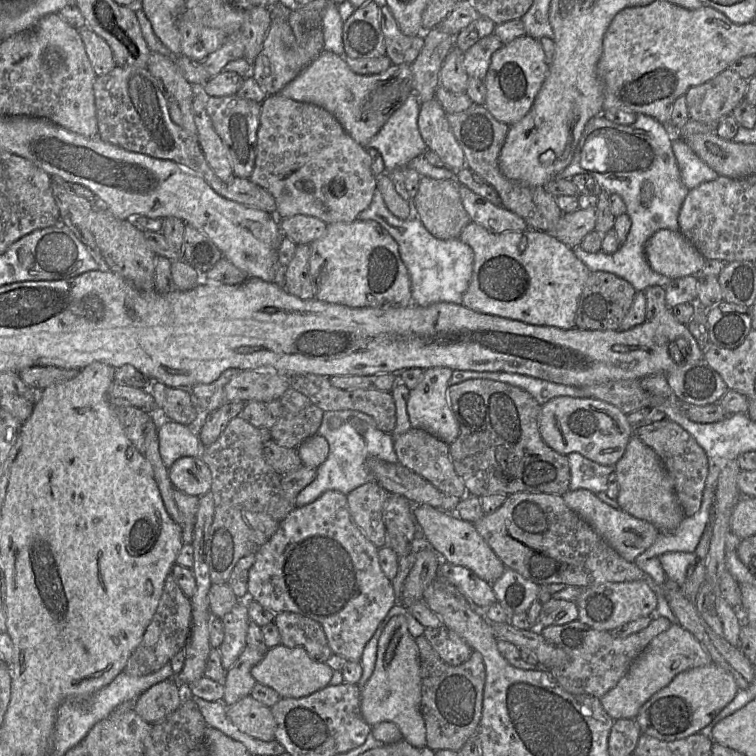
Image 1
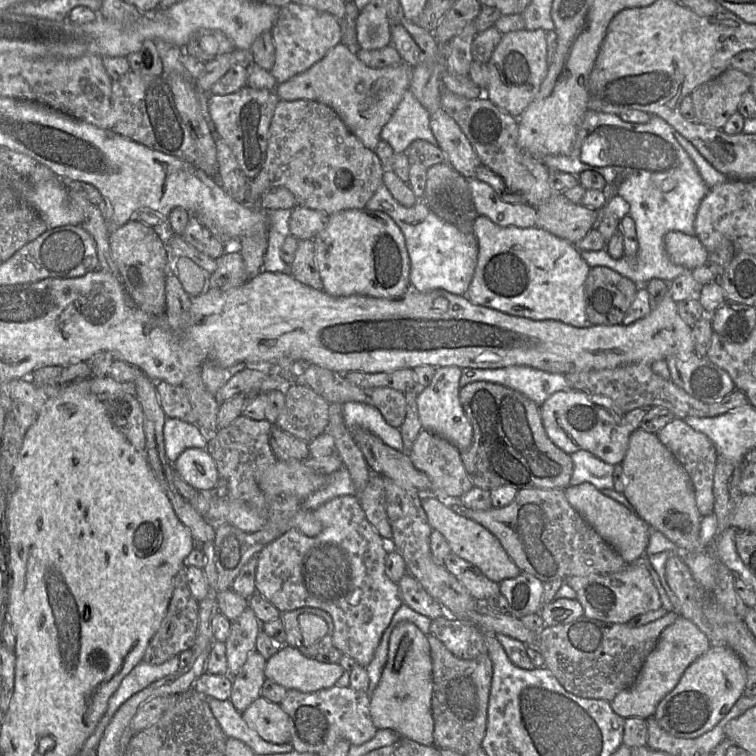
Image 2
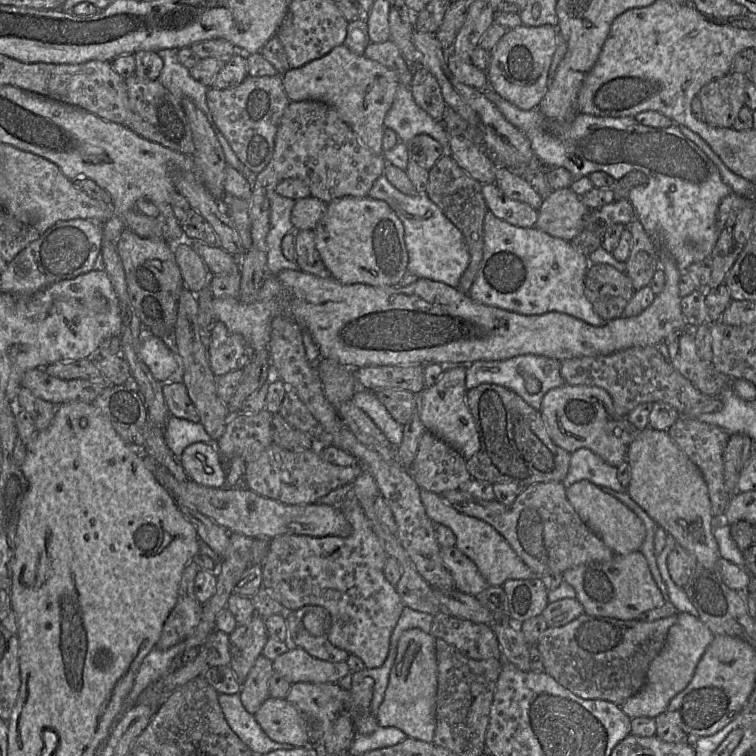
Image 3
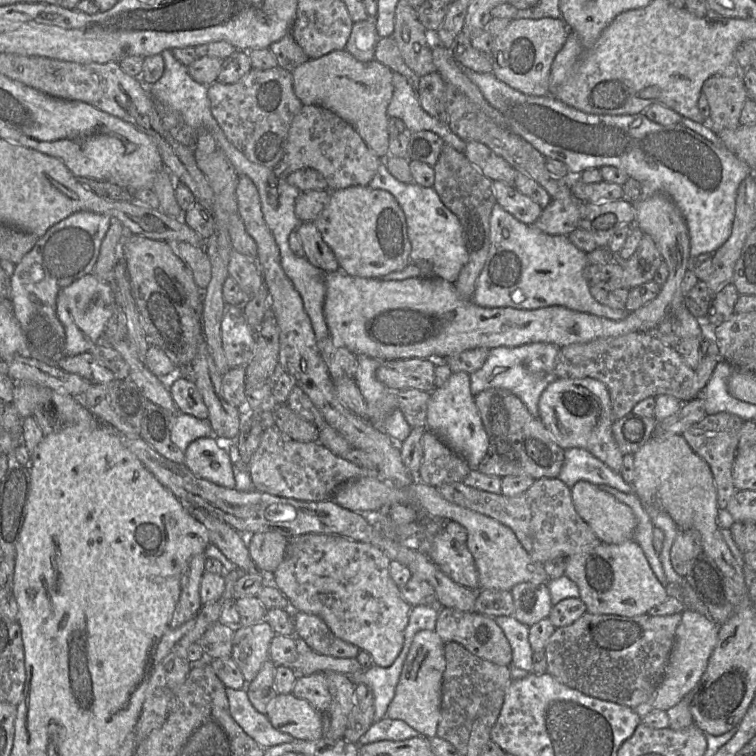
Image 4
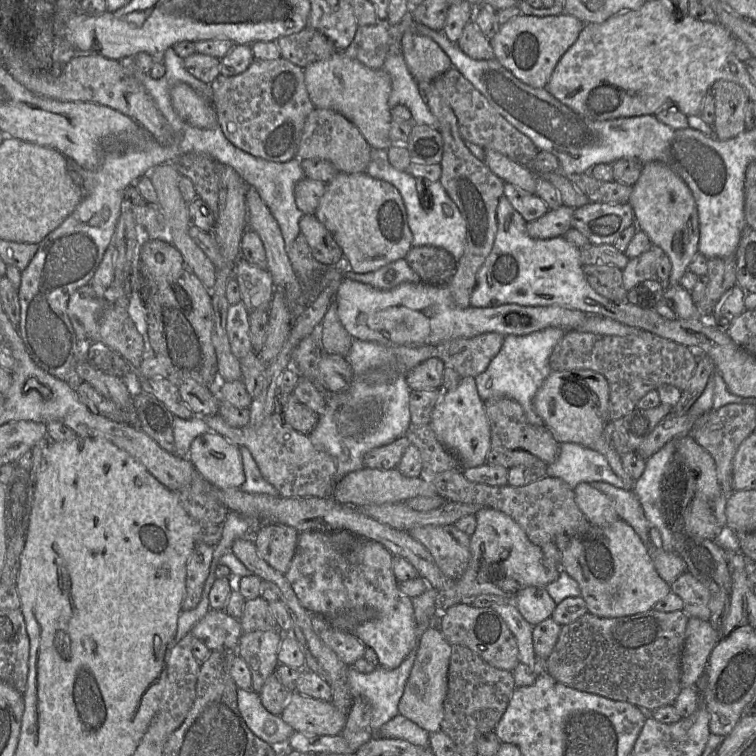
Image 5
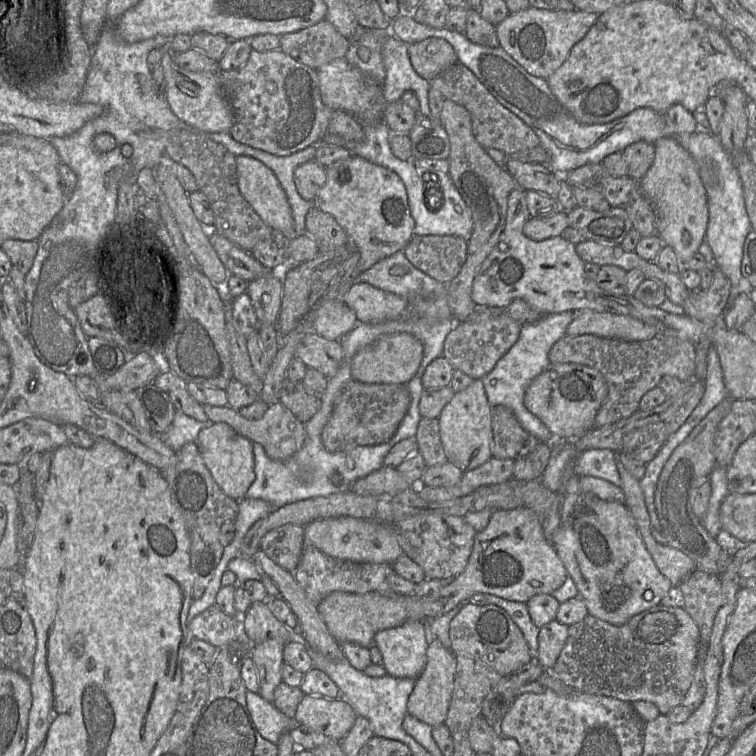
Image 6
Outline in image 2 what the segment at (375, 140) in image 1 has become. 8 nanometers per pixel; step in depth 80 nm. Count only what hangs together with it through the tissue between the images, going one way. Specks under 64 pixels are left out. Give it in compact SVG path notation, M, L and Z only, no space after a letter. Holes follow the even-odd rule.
M409 89L383 126L380 139L390 144L394 153L405 152L413 141L419 139L436 145L430 128L430 115Z

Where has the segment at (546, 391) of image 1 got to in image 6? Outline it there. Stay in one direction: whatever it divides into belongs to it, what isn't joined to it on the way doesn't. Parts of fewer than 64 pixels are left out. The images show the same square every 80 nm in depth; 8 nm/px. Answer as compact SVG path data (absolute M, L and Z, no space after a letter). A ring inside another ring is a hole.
M565 311L546 314L534 323L522 325L516 343L496 363L493 370L481 379L489 404L492 407L505 406L509 408L521 426L540 442L553 444L555 438L547 426L526 407L524 402L526 389L530 382L550 365L551 347L567 334L567 328L574 319L575 313L574 311Z

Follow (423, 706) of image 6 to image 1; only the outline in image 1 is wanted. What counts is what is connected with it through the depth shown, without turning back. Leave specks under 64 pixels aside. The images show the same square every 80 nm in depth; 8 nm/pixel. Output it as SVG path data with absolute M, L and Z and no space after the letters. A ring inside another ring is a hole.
M395 615L379 638L373 674L361 689L360 707L364 720L370 726L381 722L392 722L398 726L406 742L414 747L425 747L426 727L420 710L421 686L421 667L416 638L409 632L406 616Z

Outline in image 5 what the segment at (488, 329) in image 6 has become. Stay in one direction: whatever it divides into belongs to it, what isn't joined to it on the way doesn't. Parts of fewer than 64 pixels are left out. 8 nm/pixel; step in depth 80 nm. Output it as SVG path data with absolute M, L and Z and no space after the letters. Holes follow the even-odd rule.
M483 333L471 338L457 338L439 345L439 359L462 377L475 378L483 373L499 353L505 336Z

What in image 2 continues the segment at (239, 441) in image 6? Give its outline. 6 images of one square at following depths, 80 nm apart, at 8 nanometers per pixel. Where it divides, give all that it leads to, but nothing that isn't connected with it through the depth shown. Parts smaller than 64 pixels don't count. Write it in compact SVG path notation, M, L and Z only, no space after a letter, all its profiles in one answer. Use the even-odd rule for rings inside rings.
M188 448L173 464L174 470L197 491L214 489L219 481L216 464L206 449Z

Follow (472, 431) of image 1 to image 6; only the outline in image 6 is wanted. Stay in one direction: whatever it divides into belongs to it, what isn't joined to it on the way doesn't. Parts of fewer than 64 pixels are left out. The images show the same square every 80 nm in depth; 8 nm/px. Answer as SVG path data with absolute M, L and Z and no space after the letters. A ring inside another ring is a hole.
M505 406L492 407L492 457L516 460L532 452L540 442L527 432Z

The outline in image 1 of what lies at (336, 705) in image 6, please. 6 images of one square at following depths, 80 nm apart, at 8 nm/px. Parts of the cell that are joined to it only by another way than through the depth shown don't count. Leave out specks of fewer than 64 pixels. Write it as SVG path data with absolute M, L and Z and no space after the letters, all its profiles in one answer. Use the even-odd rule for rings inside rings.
M251 696L227 706L226 715L241 732L264 742L275 740L276 723L271 708Z

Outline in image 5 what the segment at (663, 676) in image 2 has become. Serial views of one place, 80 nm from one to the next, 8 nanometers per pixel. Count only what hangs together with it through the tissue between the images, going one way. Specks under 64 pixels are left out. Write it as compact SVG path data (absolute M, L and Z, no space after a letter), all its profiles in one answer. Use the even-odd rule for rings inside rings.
M689 618L681 655L680 683L682 688L697 684L718 640L719 630L712 620Z

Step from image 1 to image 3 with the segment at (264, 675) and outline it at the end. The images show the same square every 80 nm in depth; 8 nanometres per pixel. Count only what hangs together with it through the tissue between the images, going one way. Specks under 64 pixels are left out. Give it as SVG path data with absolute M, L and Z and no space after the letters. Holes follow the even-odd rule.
M300 647L291 648L278 656L273 661L273 670L291 684L297 682L338 683L350 673L346 661L321 660Z

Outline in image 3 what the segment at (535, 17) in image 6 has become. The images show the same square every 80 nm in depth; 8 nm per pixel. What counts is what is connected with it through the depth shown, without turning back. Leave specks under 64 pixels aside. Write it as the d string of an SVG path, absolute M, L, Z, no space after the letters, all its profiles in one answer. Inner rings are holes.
M522 24L509 29L491 52L491 61L486 72L489 86L522 110L537 108L550 83L549 70L557 48L557 32L557 27L548 24L537 27Z

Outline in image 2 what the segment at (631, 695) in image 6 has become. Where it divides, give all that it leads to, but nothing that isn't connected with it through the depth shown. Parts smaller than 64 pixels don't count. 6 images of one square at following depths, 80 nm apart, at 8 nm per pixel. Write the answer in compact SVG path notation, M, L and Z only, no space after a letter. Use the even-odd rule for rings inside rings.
M675 612L640 627L630 627L628 623L608 623L582 616L568 624L544 627L540 631L540 650L544 667L549 669L559 683L570 693L591 699L602 699L609 703L622 691L633 685L647 656L657 644L662 631L678 618Z

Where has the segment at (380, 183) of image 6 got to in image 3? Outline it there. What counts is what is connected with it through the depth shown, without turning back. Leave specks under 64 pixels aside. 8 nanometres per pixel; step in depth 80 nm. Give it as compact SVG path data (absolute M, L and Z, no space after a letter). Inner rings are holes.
M343 197L328 204L325 216L316 226L315 245L330 276L342 284L396 286L408 267L408 252L404 240L404 227L395 211L384 201L366 197Z

